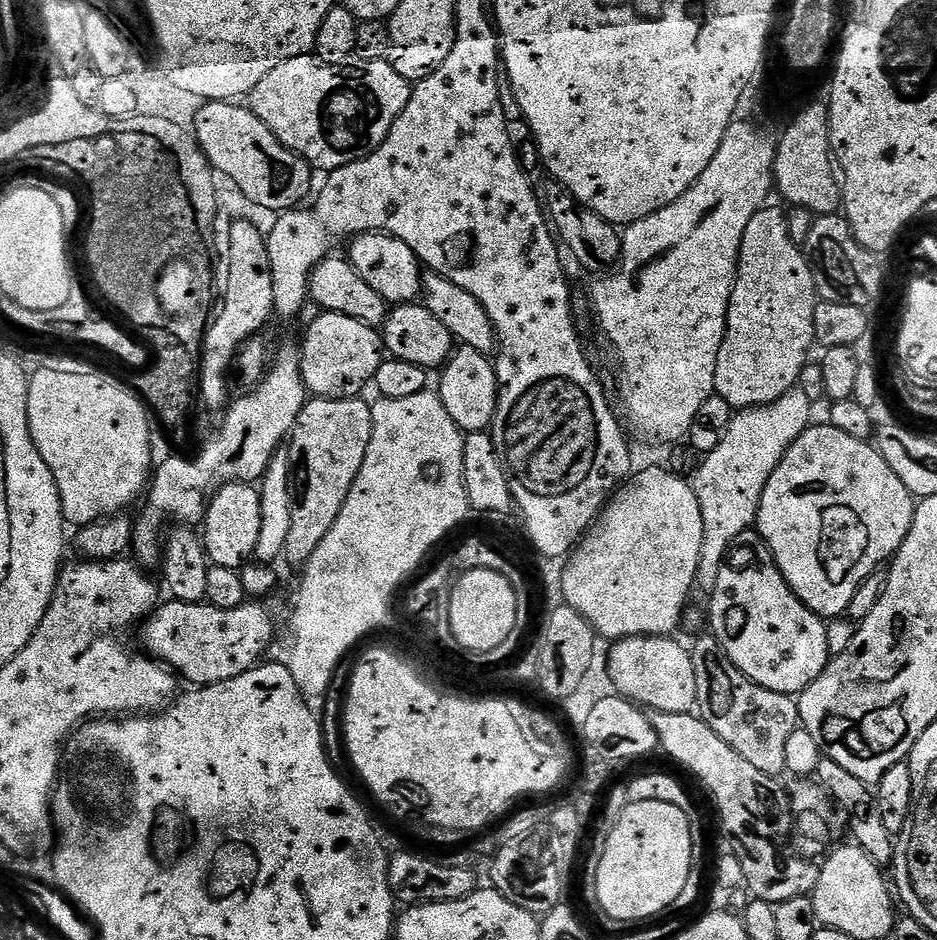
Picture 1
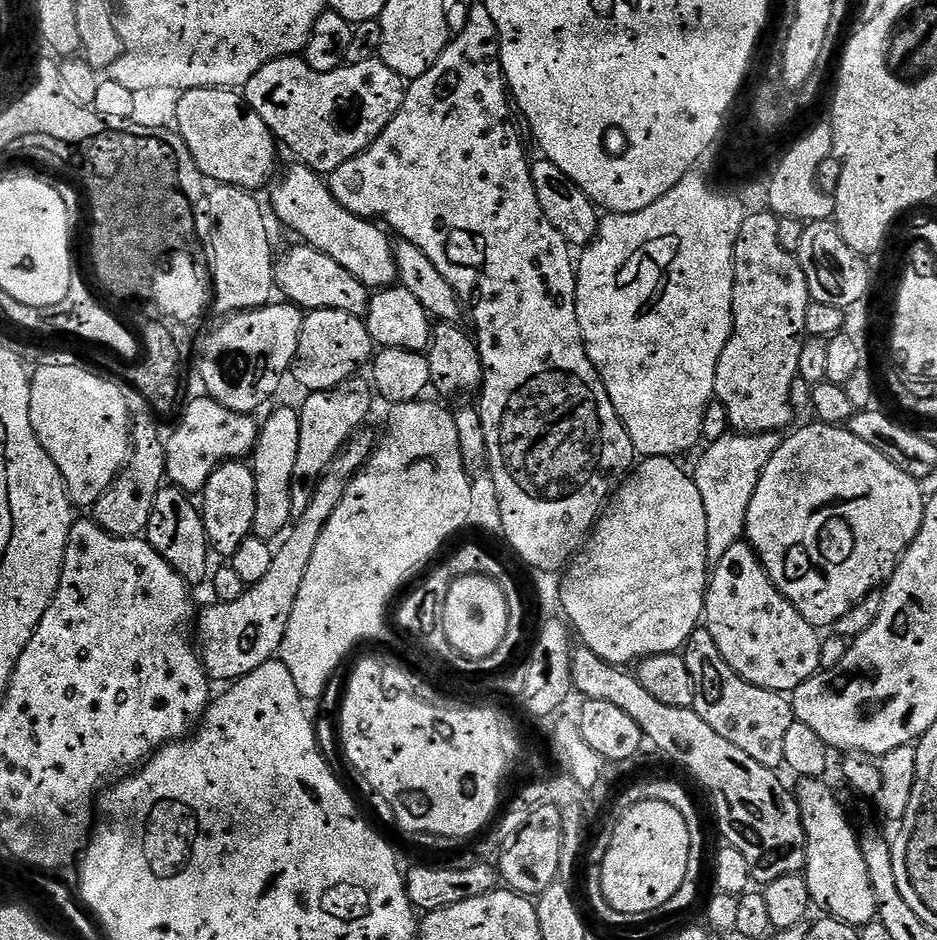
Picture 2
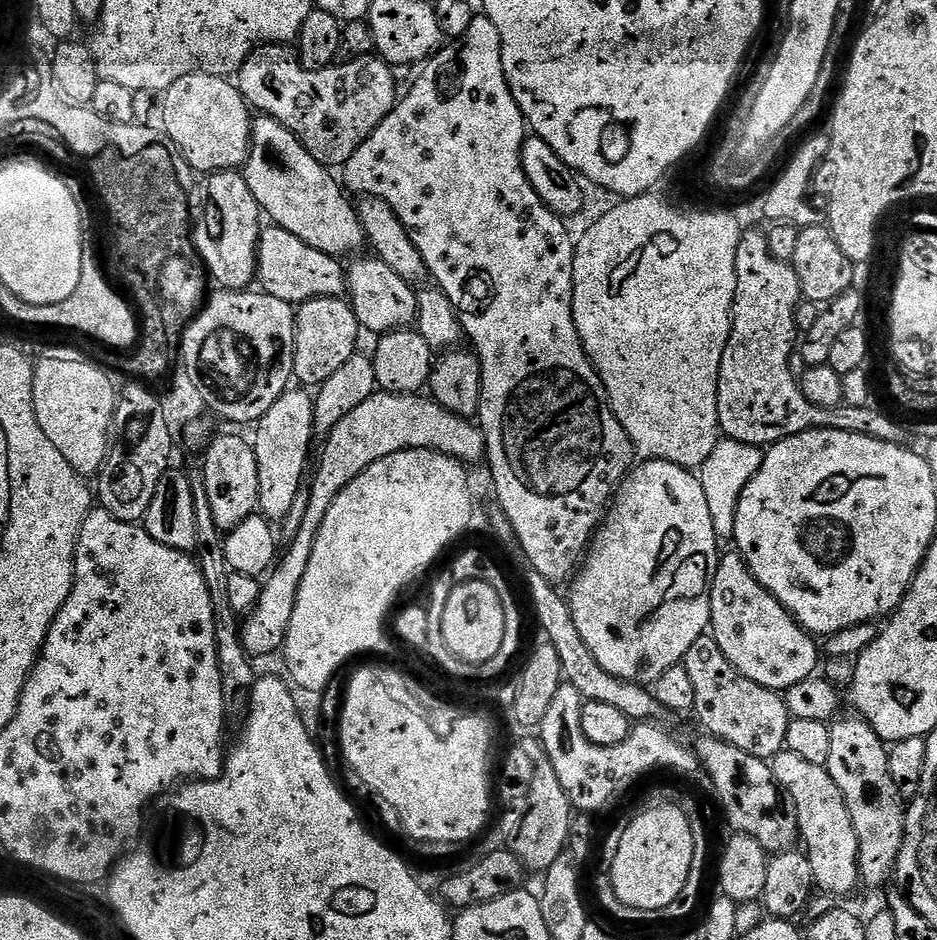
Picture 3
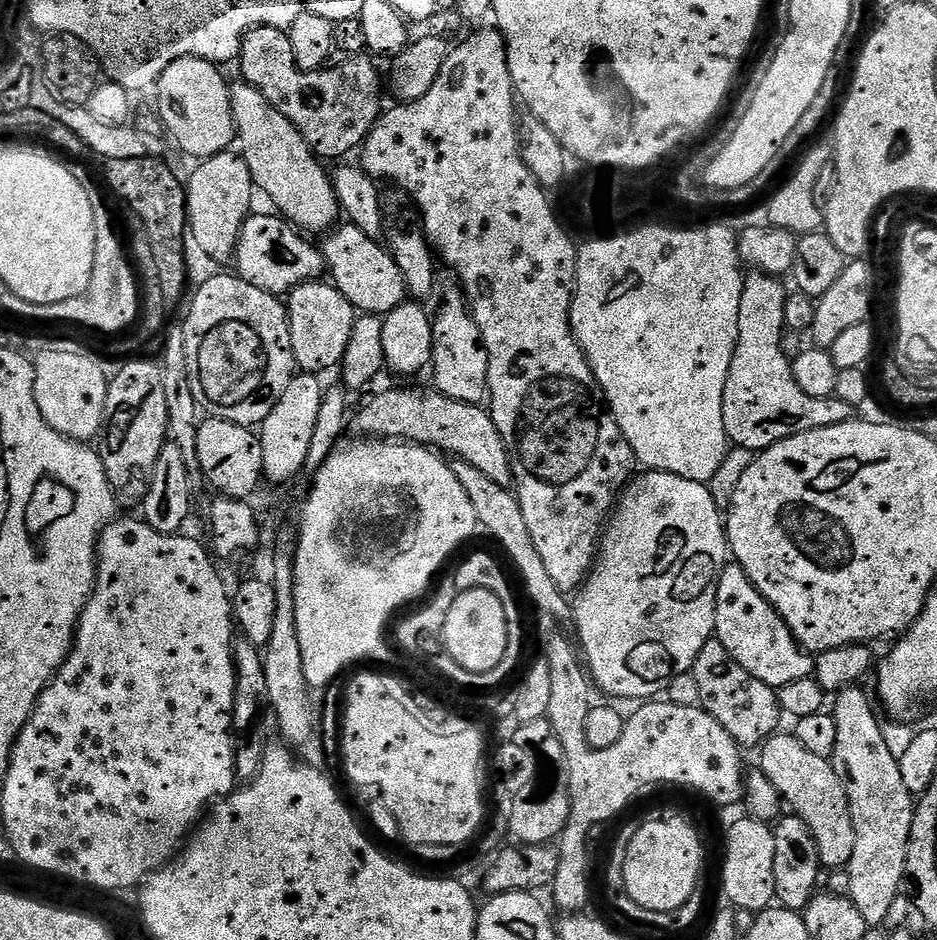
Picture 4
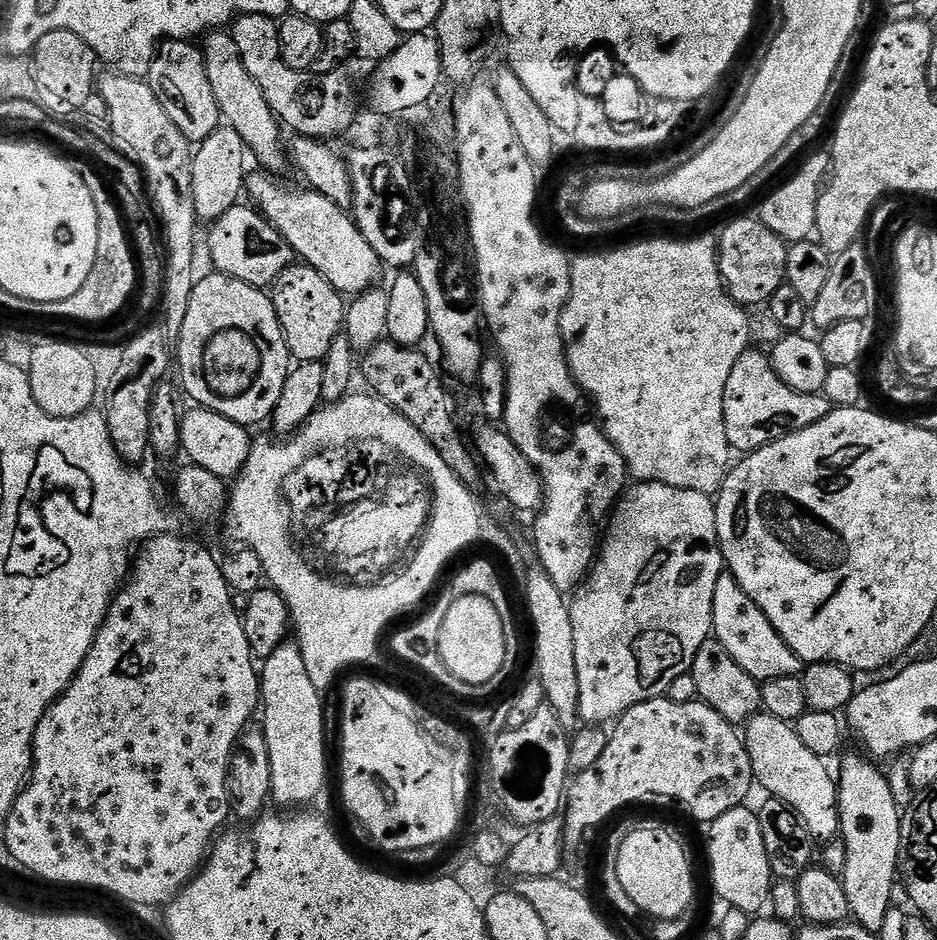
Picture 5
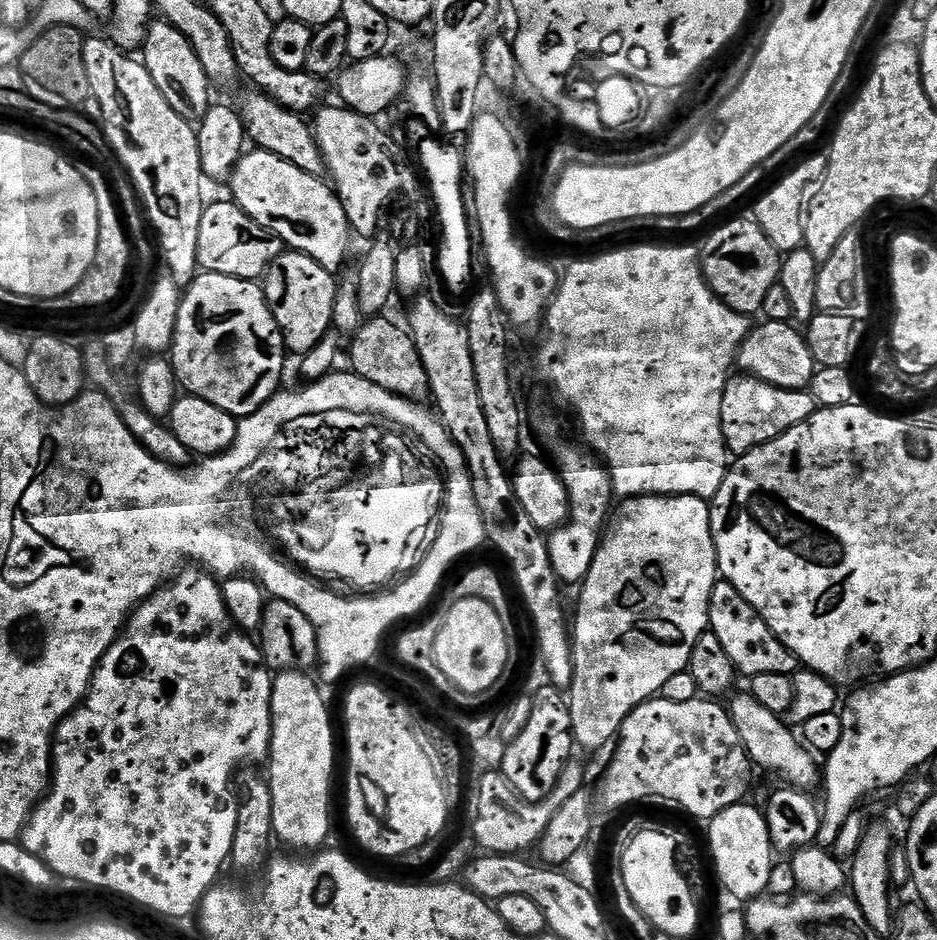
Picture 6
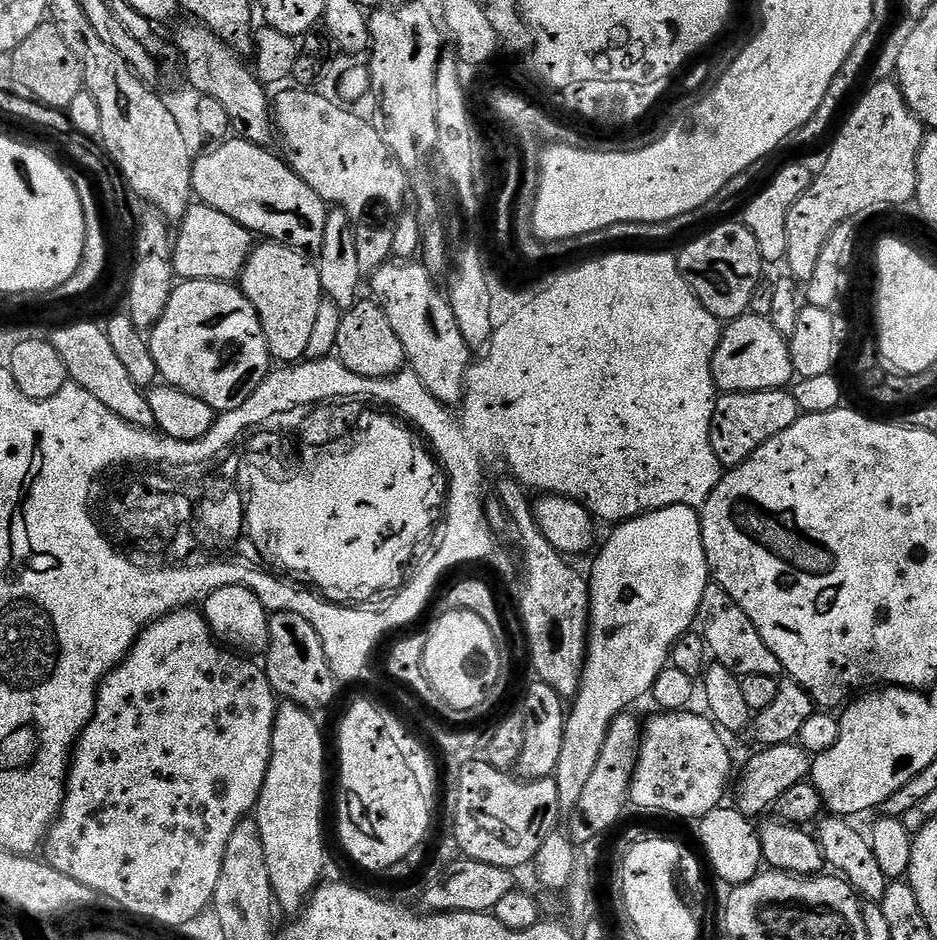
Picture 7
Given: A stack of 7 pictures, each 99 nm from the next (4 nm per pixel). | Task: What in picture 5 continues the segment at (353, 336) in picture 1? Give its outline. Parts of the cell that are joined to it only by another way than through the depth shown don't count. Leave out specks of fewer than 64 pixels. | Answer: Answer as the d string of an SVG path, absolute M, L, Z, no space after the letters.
M294 262L271 285L272 305L284 331L288 355L293 361L325 361L330 346L341 334L346 311L345 297L318 270L303 262Z

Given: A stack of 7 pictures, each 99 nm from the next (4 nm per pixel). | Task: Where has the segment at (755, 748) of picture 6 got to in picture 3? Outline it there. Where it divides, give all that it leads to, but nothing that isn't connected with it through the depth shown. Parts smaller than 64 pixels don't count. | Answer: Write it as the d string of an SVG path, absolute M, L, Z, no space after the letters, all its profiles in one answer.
M790 751L777 753L771 765L776 783L786 793L791 807L796 809L799 839L802 844L804 840L803 847L812 867L815 887L837 898L850 895L860 884L858 838L854 834L854 822L850 822L850 810L846 810L842 790L834 786L834 778L830 778L827 767L806 762Z

